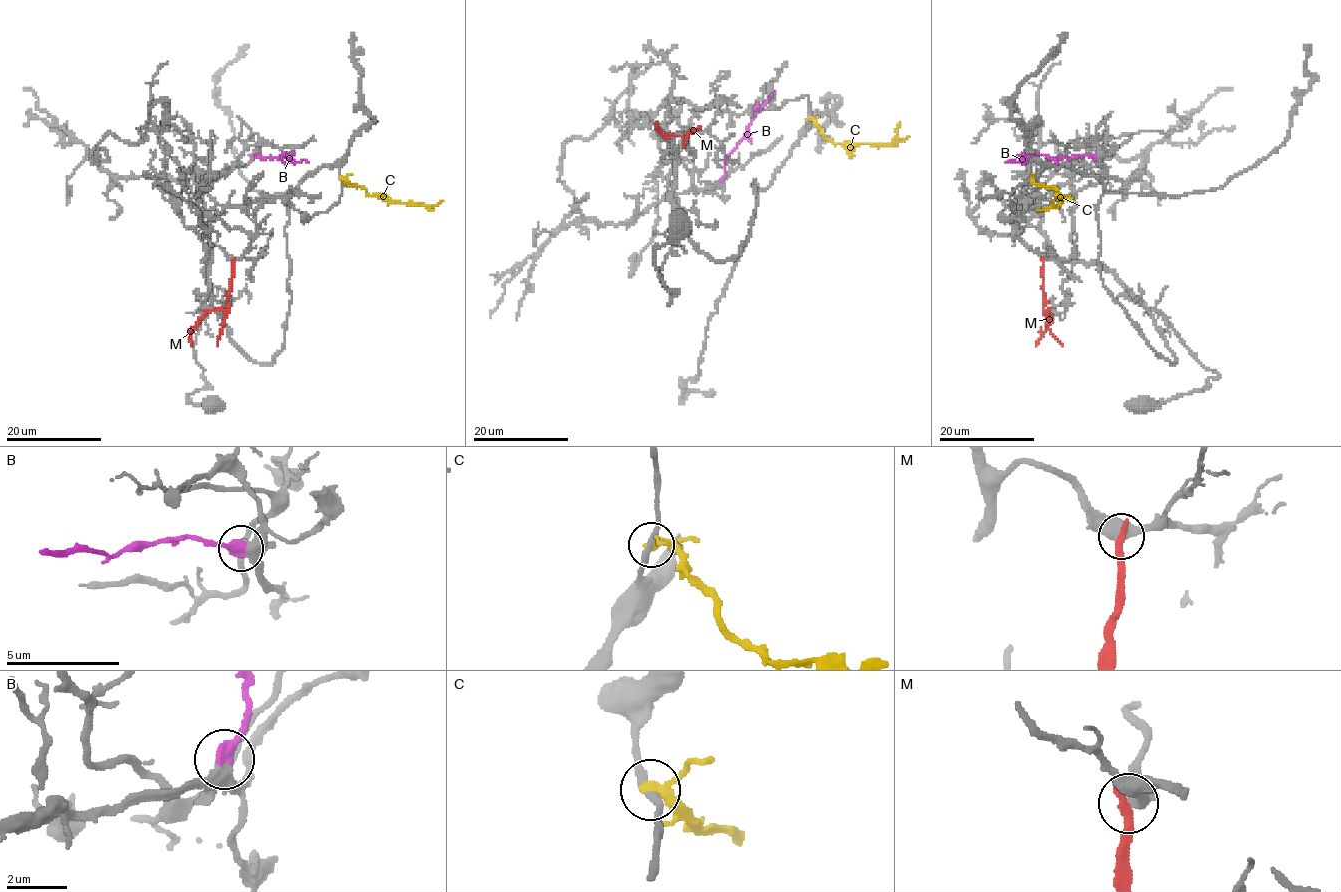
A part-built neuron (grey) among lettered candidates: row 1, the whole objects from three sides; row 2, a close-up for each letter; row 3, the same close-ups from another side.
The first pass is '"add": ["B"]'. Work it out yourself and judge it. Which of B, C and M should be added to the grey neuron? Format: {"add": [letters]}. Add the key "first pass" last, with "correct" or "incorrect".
{"add": ["B"], "first pass": "correct"}

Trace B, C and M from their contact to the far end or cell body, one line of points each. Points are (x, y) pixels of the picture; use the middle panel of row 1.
B: (720, 181), (725, 158), (774, 90)
C: (808, 118), (835, 144), (851, 145), (889, 145), (899, 122)
M: (700, 129), (684, 135), (665, 136), (656, 127), (658, 121)

